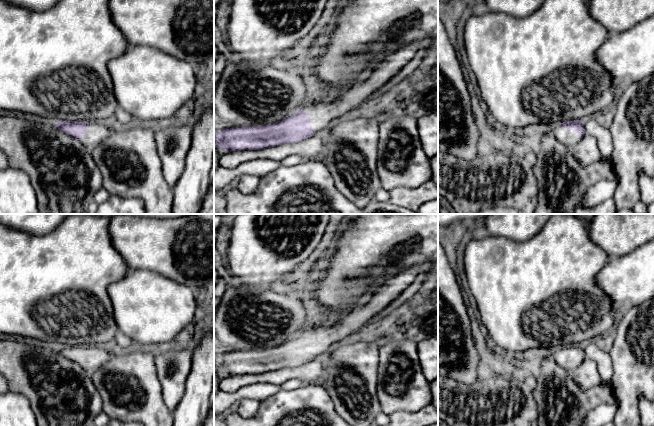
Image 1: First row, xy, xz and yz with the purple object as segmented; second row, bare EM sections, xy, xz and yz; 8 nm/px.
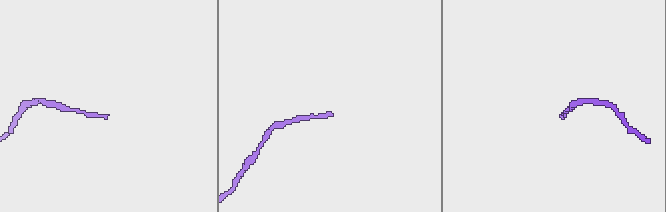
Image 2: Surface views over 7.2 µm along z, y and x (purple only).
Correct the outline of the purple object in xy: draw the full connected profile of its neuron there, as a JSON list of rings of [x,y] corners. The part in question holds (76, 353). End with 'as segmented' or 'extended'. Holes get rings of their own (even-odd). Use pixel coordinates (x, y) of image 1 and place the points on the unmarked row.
[[[60,345],[56,350],[87,371],[95,370],[105,364],[113,353],[113,349],[108,346]]]; extended

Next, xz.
[[[419,266],[404,269],[390,277],[369,295],[369,301],[344,314],[331,326],[313,324],[288,342],[267,350],[234,351],[214,356],[214,367],[225,375],[263,374],[281,368],[300,366],[329,351],[336,343],[361,330],[388,307],[419,273]]]; extended

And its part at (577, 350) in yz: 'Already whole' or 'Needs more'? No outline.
Needs more

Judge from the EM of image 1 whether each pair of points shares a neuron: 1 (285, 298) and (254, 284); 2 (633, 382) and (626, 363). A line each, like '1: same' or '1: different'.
1: different
2: same

